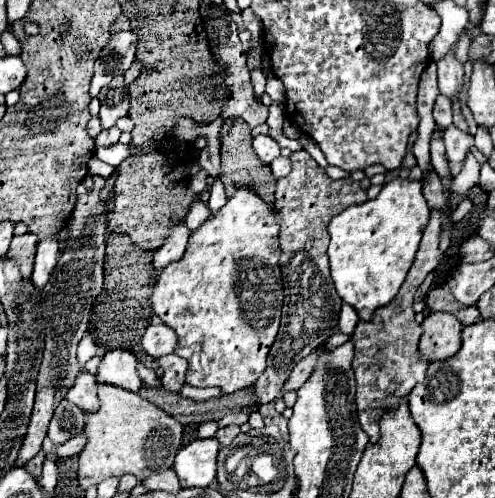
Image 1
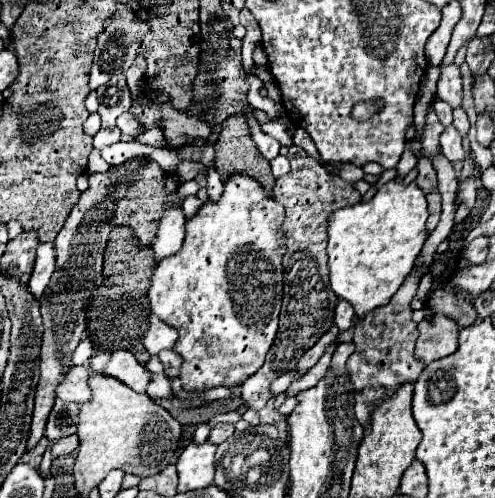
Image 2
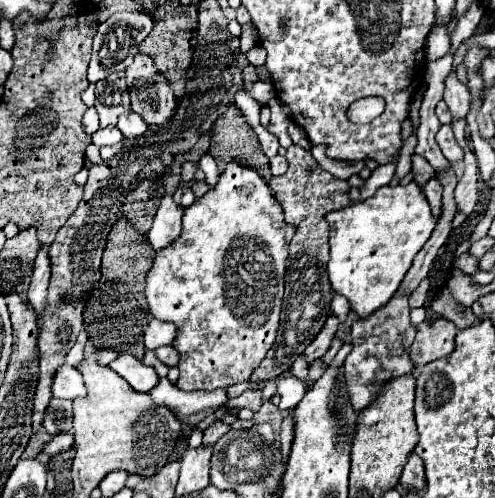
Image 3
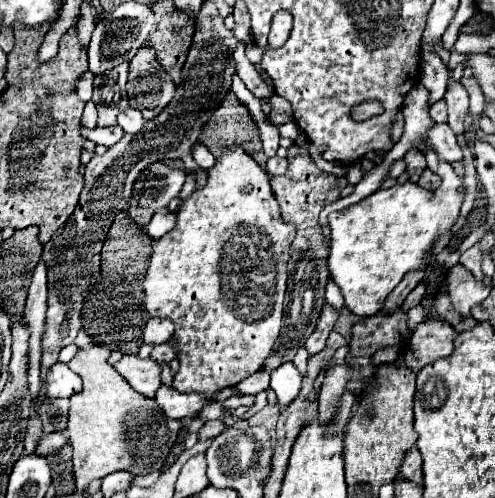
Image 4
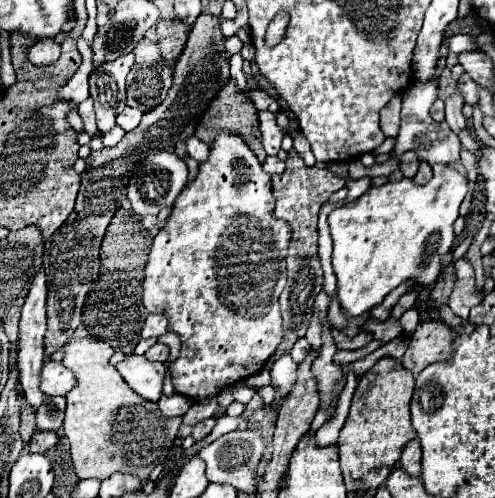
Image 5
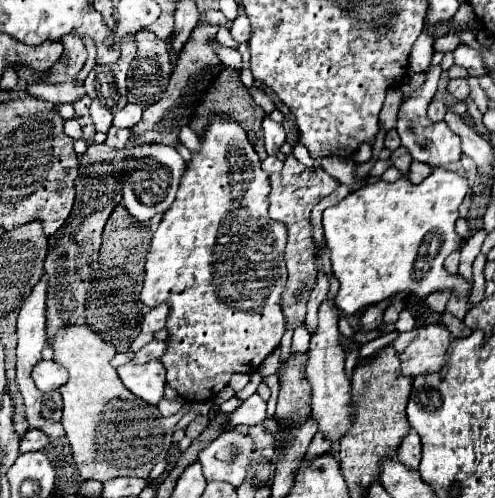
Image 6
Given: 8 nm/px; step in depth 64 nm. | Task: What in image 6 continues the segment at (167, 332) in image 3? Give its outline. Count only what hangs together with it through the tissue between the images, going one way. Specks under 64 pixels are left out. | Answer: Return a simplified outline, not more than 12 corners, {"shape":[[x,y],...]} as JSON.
{"shape":[[168,306],[148,308],[142,318],[142,332],[162,330]]}

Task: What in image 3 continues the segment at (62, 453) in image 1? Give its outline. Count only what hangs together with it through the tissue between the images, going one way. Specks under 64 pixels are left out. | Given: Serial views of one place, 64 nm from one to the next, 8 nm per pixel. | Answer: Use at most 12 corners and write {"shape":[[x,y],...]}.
{"shape":[[72,434],[52,436],[42,452],[40,460],[64,452],[72,446]]}

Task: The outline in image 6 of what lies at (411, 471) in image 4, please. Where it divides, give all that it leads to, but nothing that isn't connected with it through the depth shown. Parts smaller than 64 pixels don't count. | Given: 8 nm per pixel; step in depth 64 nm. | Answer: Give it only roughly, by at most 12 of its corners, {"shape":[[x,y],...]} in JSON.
{"shape":[[404,436],[396,458],[408,468],[420,464],[420,436]]}

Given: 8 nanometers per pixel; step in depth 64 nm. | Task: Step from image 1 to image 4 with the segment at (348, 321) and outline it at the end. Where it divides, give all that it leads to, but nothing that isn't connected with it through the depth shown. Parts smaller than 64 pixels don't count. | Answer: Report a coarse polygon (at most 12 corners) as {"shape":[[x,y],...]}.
{"shape":[[328,278],[326,284],[326,302],[336,310],[344,306],[340,288],[336,282]]}

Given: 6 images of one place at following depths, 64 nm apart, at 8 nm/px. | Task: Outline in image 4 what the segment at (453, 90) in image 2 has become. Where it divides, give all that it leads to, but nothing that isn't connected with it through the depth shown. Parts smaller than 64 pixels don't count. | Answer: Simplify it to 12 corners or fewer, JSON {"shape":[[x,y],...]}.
{"shape":[[452,82],[444,94],[448,126],[464,134],[464,110],[468,92]]}

